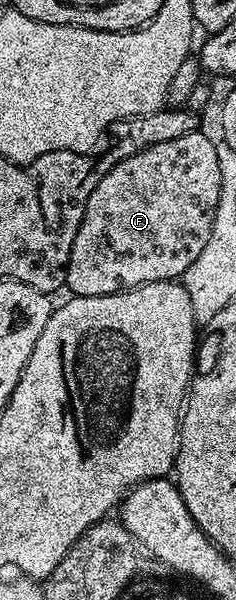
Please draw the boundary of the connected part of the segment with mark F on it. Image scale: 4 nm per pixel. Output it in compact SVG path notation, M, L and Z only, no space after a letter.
M197 129L182 137L174 137L174 141L162 141L156 145L150 145L146 149L118 161L118 165L110 168L102 177L102 181L98 181L98 185L94 185L94 193L90 193L90 201L86 201L86 213L82 217L78 237L74 237L74 245L64 278L67 290L72 290L69 292L73 296L102 297L103 295L113 295L119 291L129 291L140 287L143 283L153 283L163 279L176 281L186 273L186 269L190 269L190 265L194 265L194 261L198 261L202 249L206 249L206 241L210 241L214 213L218 209L218 197L220 196L220 152L217 144L212 144L202 131Z

